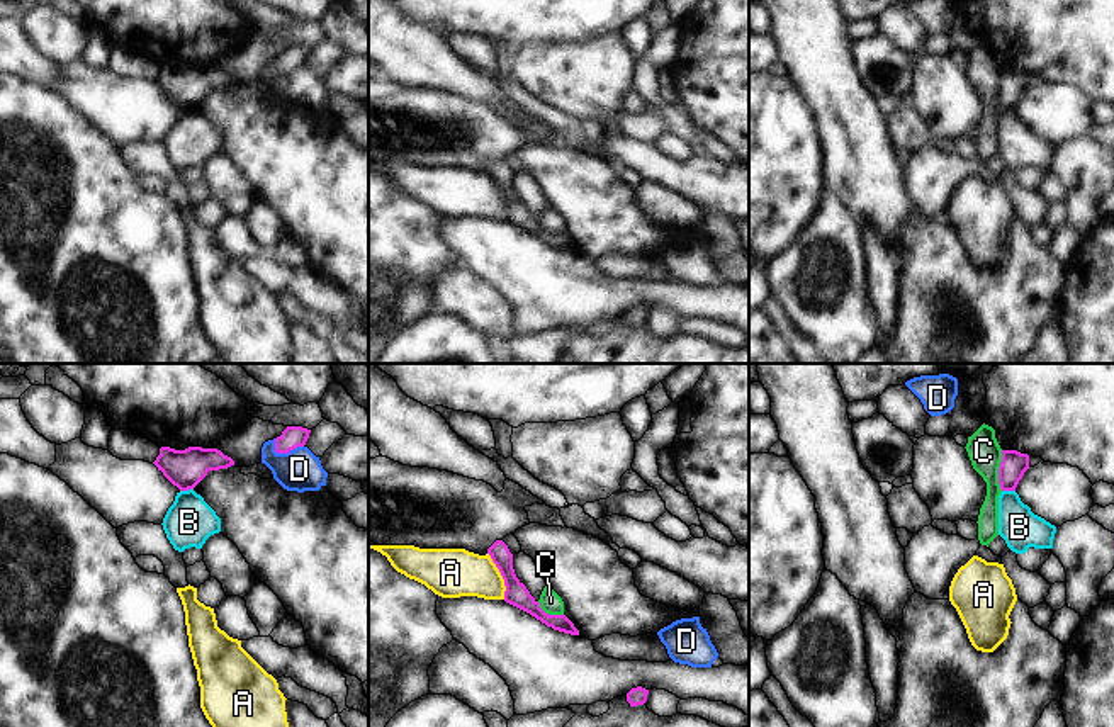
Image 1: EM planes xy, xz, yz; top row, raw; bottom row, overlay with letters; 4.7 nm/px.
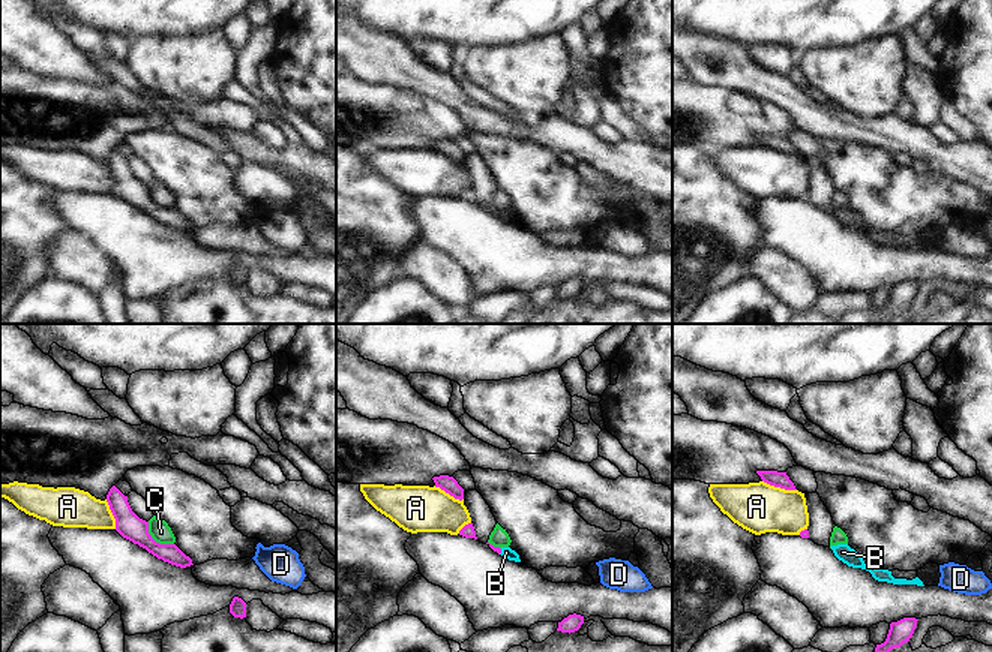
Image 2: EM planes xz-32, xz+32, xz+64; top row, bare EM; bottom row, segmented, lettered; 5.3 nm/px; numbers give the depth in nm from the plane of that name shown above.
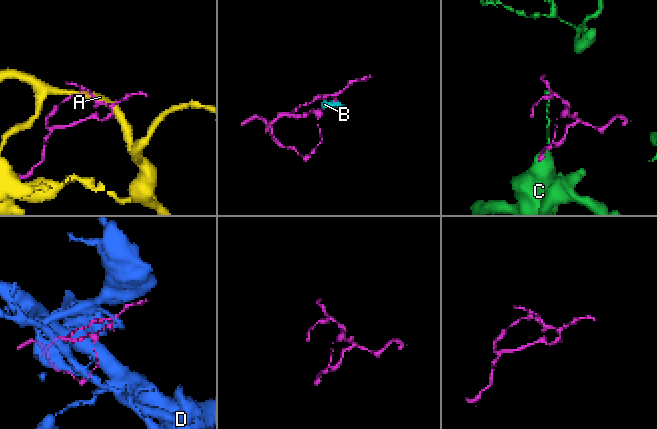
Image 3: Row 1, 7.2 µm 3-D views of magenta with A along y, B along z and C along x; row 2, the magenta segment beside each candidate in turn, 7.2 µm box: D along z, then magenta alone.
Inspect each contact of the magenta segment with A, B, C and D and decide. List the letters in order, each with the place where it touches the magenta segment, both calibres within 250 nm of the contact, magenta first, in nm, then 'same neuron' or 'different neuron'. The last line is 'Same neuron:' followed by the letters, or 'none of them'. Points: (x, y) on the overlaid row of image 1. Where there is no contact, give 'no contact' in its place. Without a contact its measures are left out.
A: xz (501, 574) | 110/240 nm | different neuron
B: xy (185, 490) | 180/240 nm | different neuron
C: yz (999, 471) | 120/160 nm | different neuron
D: xy (284, 452) | 110/200 nm | different neuron
Same neuron: none of them

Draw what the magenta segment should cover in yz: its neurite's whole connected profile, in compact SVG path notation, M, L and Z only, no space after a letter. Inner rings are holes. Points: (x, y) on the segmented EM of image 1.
M1002 450L999 484L1002 491L1016 491L1024 472L1029 469L1029 455L1017 450Z

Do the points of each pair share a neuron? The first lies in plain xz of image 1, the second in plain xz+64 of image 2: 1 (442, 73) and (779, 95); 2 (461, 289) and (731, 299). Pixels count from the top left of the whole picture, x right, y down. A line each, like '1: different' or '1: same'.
1: same
2: different

